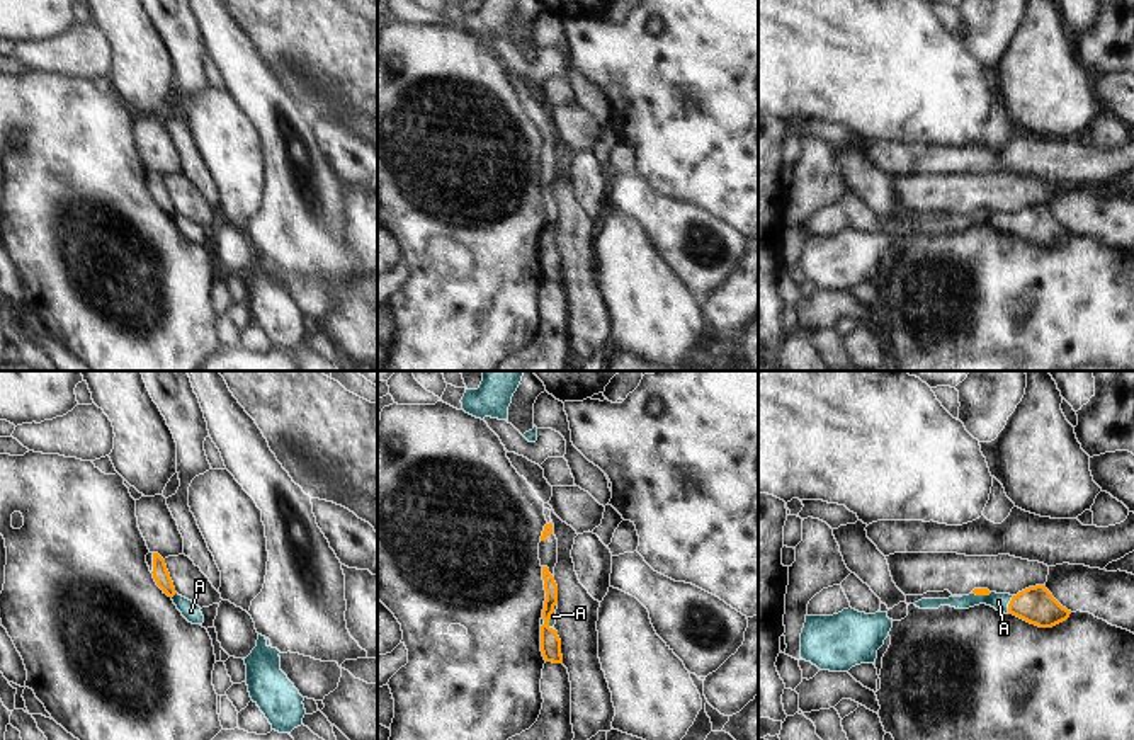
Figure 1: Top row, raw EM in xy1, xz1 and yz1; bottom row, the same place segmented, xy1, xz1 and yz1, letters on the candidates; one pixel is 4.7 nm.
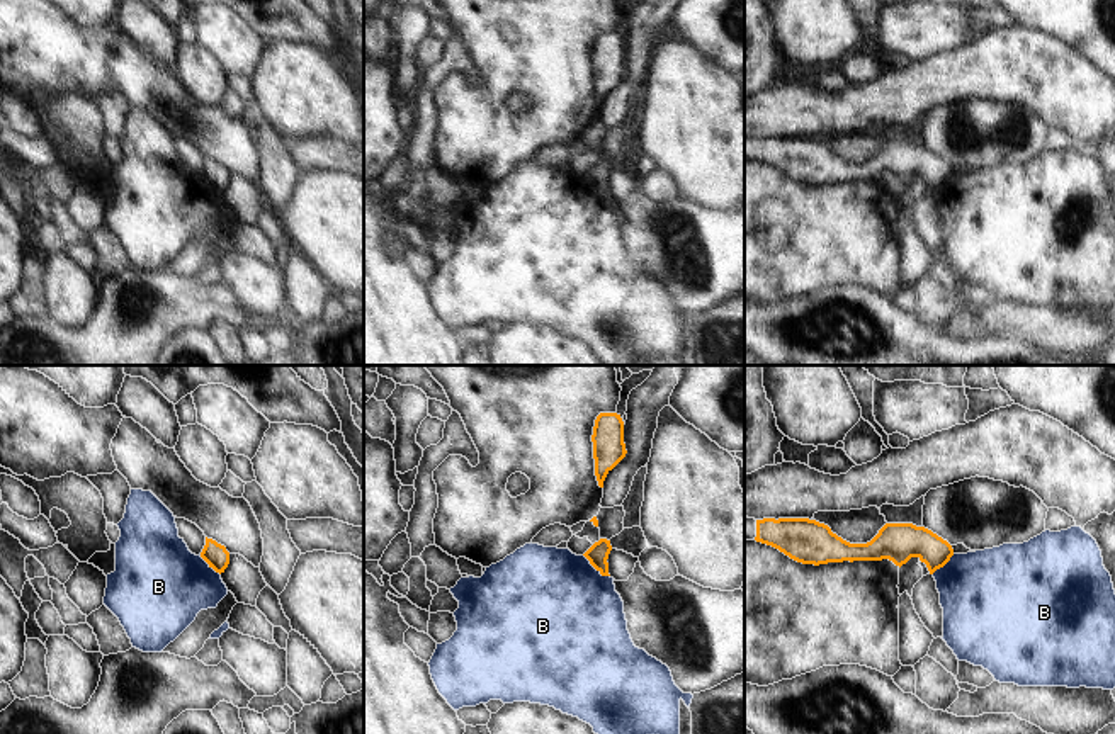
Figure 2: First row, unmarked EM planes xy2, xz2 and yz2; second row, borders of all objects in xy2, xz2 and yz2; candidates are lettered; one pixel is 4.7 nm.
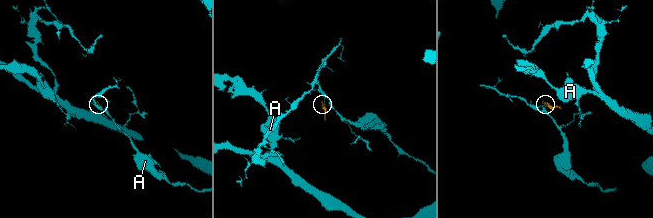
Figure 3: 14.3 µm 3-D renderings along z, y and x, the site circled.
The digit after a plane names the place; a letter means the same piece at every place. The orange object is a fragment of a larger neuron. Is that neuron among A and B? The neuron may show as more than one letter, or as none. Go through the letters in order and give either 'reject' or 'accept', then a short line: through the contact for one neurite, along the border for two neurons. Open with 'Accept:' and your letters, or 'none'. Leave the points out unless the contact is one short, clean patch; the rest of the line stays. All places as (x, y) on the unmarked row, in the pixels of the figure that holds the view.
Accept: A
A: accept; line yz1 (1036, 223), (1009, 223), (998, 220)
B: reject; line xz2 (583, 174), (602, 194), (609, 196)

